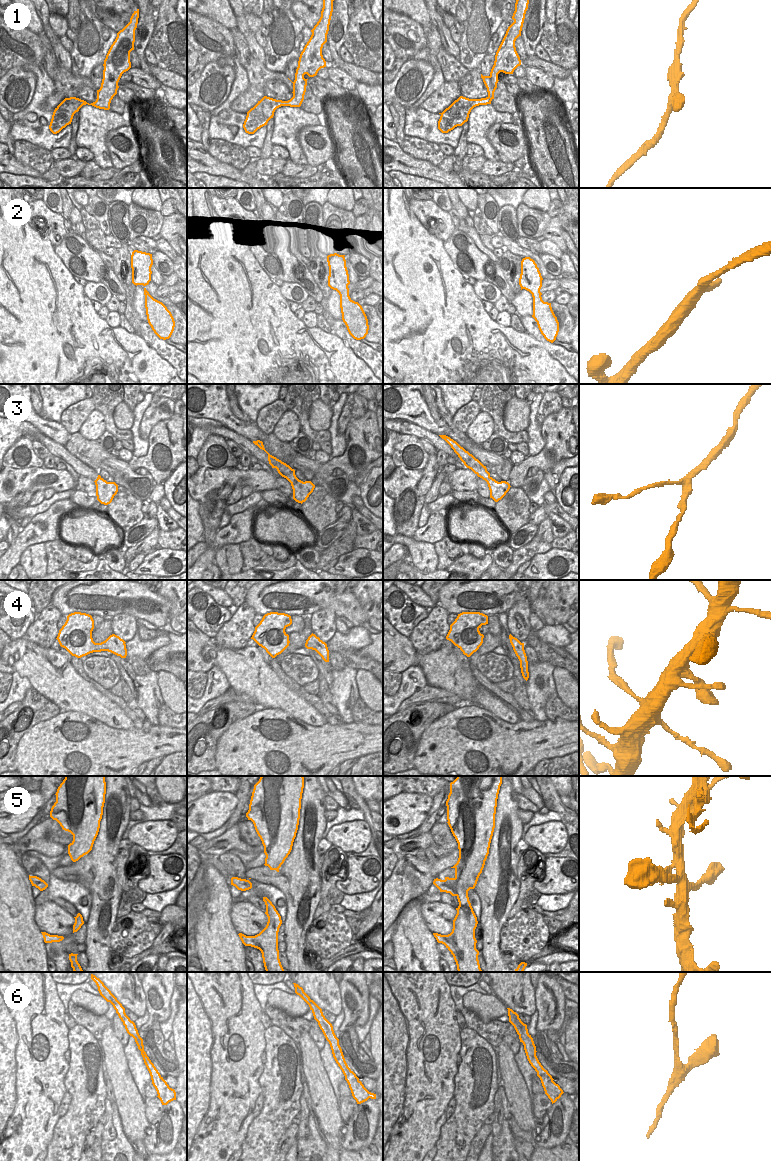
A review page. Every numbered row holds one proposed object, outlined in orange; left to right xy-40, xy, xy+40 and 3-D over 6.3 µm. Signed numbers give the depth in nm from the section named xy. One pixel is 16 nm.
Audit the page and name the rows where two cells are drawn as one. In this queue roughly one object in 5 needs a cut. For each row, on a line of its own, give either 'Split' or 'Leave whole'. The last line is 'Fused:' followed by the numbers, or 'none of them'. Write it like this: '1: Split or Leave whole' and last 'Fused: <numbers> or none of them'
1: Leave whole
2: Leave whole
3: Leave whole
4: Leave whole
5: Leave whole
6: Leave whole
Fused: none of them.

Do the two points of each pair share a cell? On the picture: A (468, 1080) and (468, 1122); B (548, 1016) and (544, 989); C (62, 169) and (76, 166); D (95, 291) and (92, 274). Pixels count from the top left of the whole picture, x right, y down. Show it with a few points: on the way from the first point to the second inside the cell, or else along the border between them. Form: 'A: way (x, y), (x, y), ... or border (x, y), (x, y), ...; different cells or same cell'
A: way (468, 1090), (468, 1112); same cell
B: way (548, 1009), (548, 996); same cell
C: way (65, 168), (73, 166); same cell
D: border (87, 281), (99, 282); different cells

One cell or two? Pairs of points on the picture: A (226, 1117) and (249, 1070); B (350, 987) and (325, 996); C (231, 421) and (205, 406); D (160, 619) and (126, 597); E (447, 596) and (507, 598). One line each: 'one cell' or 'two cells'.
A: one cell
B: two cells
C: one cell
D: one cell
E: one cell

